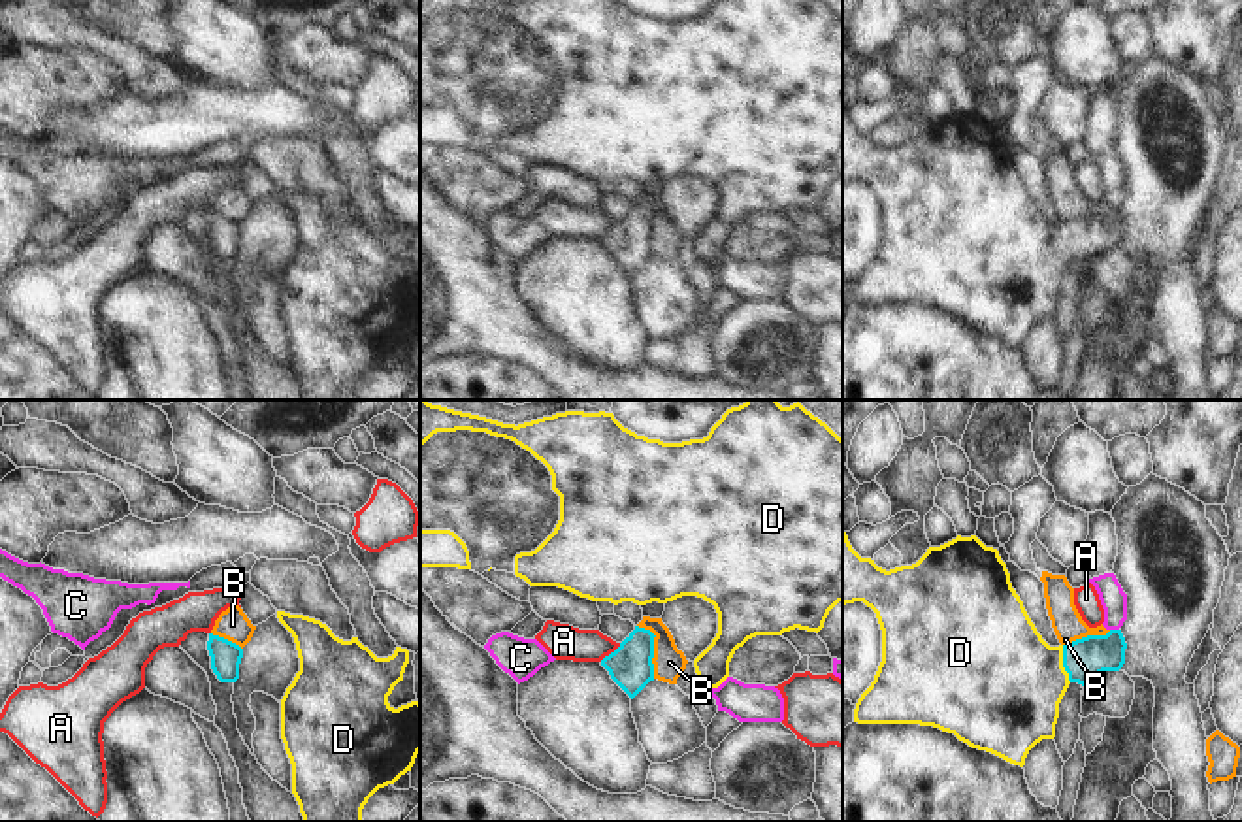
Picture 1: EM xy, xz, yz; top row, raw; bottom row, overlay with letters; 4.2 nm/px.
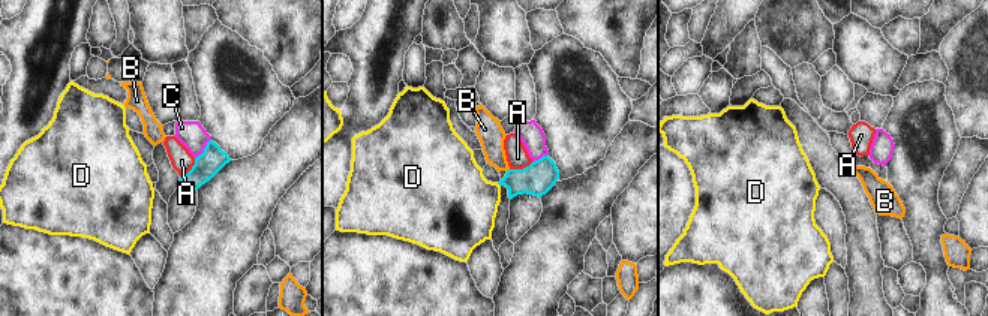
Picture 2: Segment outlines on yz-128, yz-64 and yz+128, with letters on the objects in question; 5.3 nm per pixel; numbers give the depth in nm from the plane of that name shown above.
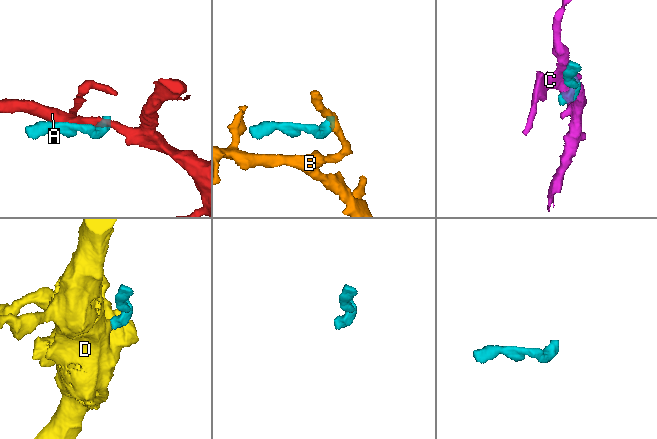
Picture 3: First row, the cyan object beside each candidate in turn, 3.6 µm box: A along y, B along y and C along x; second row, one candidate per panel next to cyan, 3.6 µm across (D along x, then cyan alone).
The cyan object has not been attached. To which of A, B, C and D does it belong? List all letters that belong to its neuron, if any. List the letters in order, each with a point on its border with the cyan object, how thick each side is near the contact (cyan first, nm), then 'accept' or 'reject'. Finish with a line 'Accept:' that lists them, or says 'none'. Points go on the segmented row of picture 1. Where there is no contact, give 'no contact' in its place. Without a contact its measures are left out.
A: xz (611, 653) | 190/150 nm | reject
B: xz (653, 649) | 190/140 nm | reject
C: yz (1114, 630) | 170/110 nm | reject
D: yz (1063, 664) | 170/460 nm | accept
Accept: D

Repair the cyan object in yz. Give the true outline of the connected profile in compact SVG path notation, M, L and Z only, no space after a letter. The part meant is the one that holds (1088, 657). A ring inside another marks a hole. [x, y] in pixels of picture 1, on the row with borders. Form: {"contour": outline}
{"contour": "M842 534L842 605L863 601L876 613L882 630L882 662L871 686L854 709L858 724L920 724L954 733L972 748L991 752L1023 767L1029 750L1042 739L1055 737L1059 703L1070 682L1086 684L1103 671L1119 671L1125 664L1121 630L1087 635L1070 645L1050 647L1031 622L1023 601L1010 583L999 551L986 547L976 535L929 547L912 566L882 569L861 558Z"}

